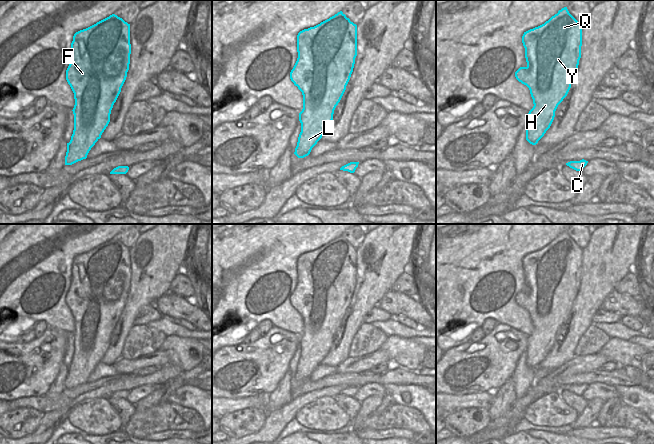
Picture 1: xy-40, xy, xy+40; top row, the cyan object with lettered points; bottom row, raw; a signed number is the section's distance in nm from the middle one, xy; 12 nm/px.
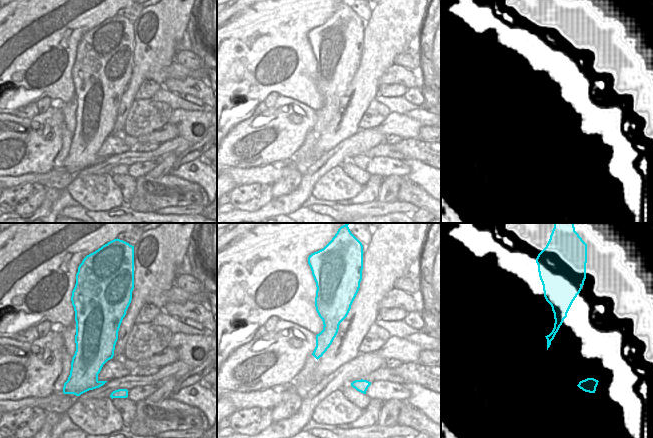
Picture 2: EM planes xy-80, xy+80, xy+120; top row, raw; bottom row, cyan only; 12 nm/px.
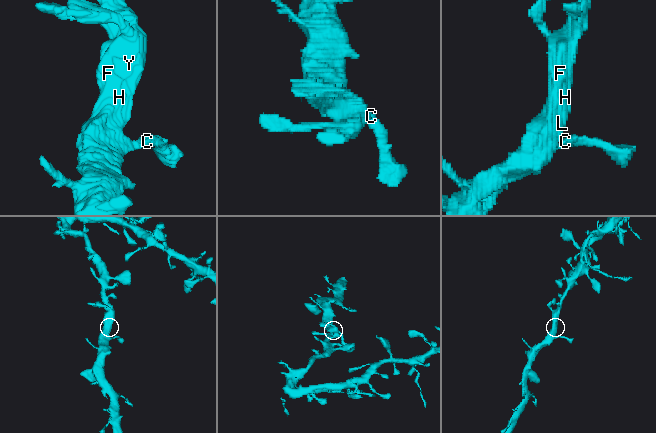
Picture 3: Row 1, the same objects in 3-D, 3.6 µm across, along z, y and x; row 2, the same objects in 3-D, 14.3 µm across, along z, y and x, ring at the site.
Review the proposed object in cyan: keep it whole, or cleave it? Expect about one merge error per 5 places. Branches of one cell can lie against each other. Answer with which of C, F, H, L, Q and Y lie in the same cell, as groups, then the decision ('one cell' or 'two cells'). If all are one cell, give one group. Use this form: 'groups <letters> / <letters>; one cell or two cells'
groups C F H L Q Y; one cell

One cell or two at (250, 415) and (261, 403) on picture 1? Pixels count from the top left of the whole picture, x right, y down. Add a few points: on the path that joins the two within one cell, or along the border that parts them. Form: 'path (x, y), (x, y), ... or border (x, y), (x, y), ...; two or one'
border (266, 411), (248, 407), (237, 409), (234, 412); two

